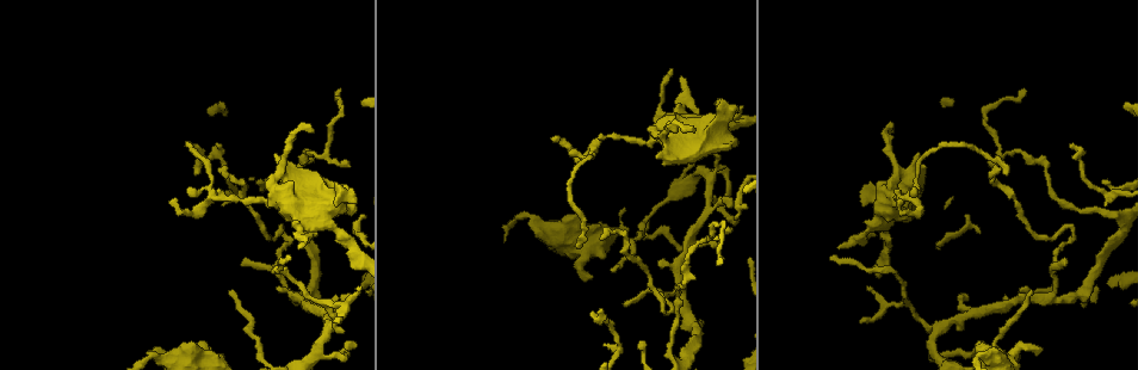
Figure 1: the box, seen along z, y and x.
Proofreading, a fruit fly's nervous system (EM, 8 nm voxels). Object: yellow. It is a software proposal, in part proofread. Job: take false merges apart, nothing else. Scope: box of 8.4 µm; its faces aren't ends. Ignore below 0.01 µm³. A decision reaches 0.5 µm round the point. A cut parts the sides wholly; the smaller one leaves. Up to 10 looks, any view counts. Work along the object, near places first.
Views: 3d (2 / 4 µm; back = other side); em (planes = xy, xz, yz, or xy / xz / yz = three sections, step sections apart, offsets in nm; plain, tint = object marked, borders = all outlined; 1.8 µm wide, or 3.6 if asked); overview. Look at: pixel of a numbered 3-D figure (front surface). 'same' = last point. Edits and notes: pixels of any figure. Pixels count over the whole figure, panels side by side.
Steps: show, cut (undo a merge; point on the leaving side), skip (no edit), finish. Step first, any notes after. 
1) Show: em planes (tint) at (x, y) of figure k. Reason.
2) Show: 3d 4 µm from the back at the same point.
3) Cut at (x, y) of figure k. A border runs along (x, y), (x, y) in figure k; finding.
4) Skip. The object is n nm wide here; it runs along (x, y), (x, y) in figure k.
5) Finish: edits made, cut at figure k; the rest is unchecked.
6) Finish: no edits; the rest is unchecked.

Show: em planes (tint) at (968, 316) of figure 1. A fork.

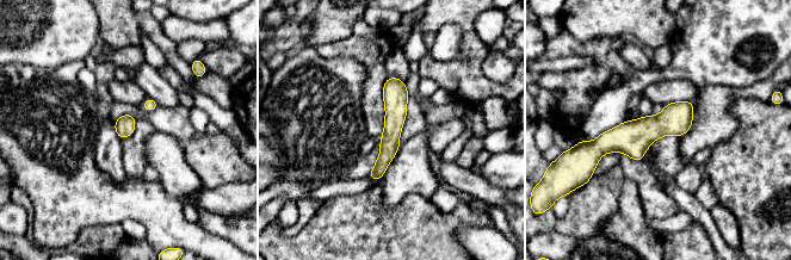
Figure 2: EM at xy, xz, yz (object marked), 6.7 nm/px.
Skip. It runs along (690, 104), (635, 137), (588, 144) in figure 2; one cell here.

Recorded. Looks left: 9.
Show: em 3.6 µm xy step 8 (tint) at (337, 231) of figure 1. Thick turns thin.

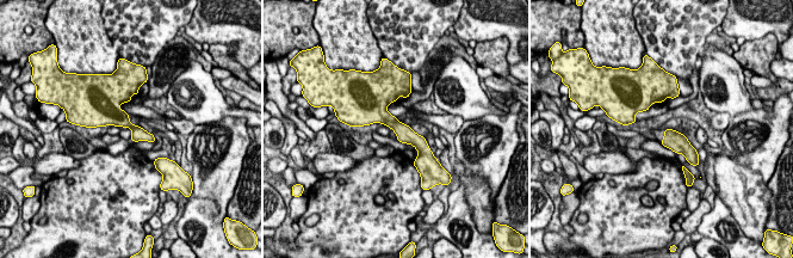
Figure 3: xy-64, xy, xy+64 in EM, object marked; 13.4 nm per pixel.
Show: em 3.6 µm planes (tint) at the same point. Another direction.

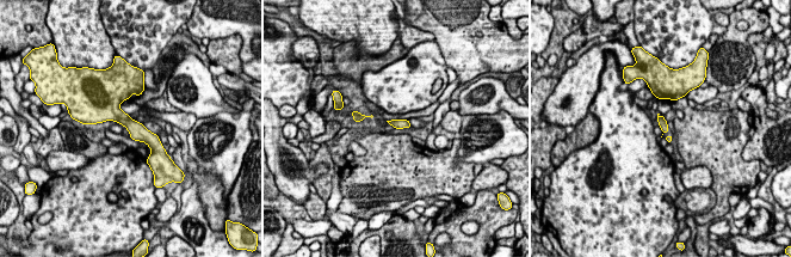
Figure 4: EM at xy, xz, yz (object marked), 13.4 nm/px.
Skip. It runs along (128, 90), (116, 110), (154, 147) in figure 4; one cell here.

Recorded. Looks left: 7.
Show: 3d 2 µm at (294, 300) of figure 1. Three-way junction.

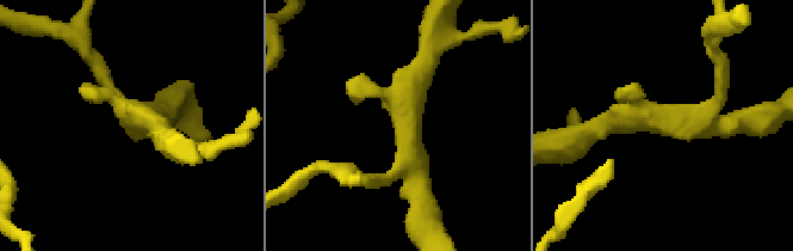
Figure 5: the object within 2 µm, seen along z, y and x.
Show: em xz step 16 (tint) at (701, 117) of figure 5. 3 arms meet here.

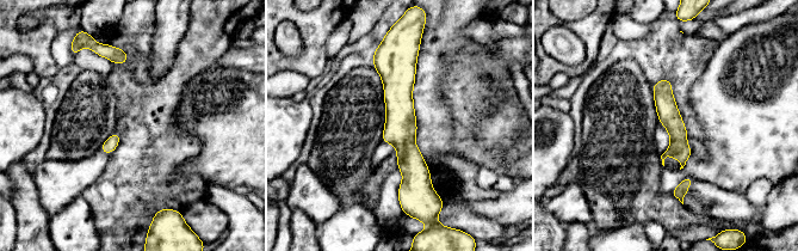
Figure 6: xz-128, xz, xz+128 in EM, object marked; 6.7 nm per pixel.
Skip. It runs along (394, 54), (409, 158), (406, 197) in figure 6; one cell here.

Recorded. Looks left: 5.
Show: em planes (tint) at (906, 197) of figure 1. A narrow waist.

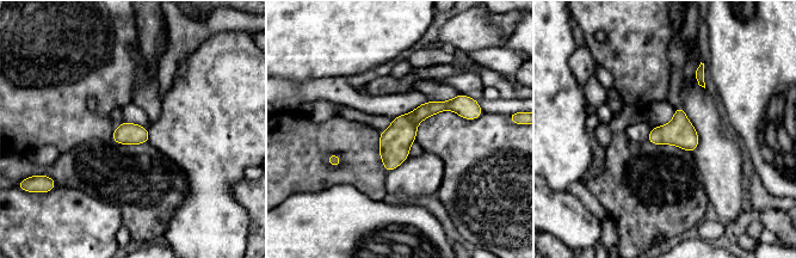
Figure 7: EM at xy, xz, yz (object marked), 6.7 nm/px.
Skip. One cell here.

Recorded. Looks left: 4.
Finish: no edits; the rest is unchecked.

